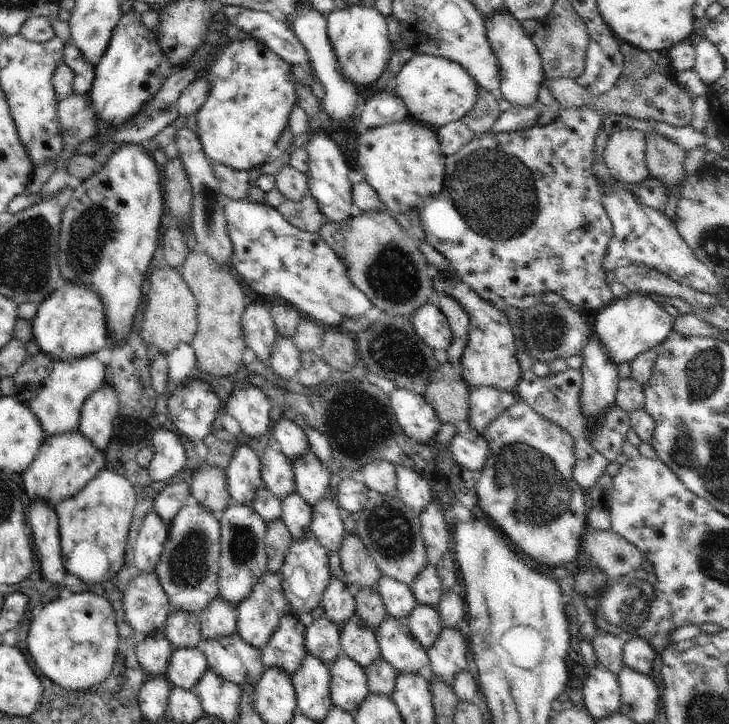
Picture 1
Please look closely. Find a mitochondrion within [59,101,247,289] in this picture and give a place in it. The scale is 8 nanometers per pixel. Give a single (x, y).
(206, 194)

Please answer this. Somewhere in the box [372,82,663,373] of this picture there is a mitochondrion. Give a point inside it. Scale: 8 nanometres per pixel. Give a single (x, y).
(494, 194)

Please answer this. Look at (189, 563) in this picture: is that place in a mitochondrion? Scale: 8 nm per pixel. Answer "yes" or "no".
yes

